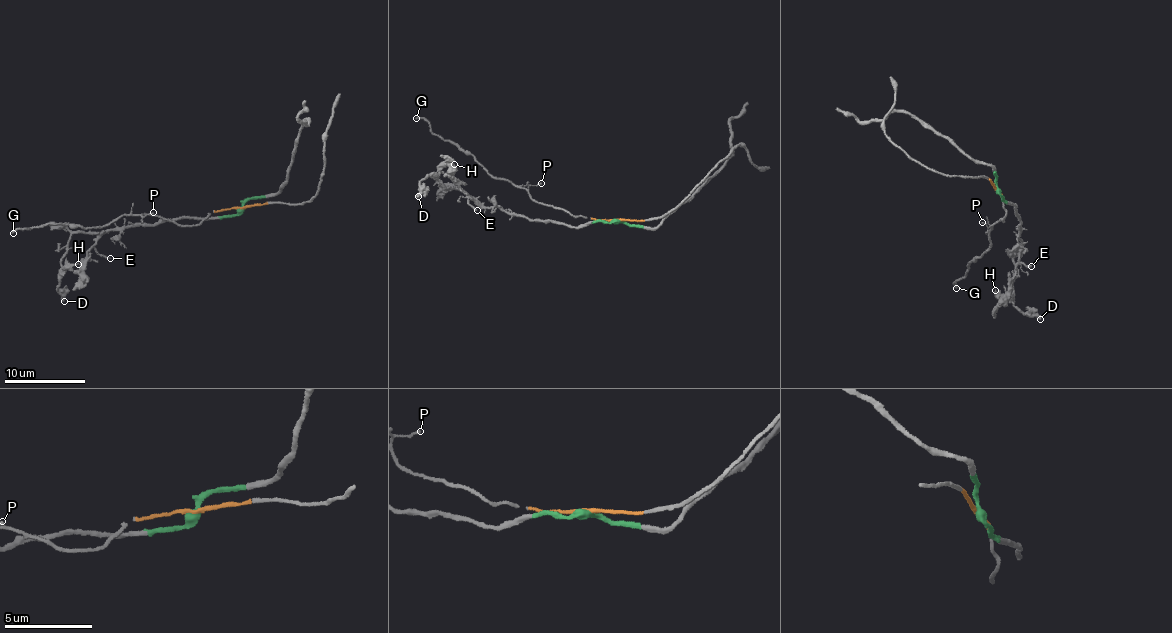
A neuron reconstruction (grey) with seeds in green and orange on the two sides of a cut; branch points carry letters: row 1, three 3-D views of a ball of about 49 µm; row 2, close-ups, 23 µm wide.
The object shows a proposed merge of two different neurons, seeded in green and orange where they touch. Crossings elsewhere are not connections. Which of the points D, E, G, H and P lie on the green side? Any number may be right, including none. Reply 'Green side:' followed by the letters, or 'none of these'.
Green side: D, E, H

